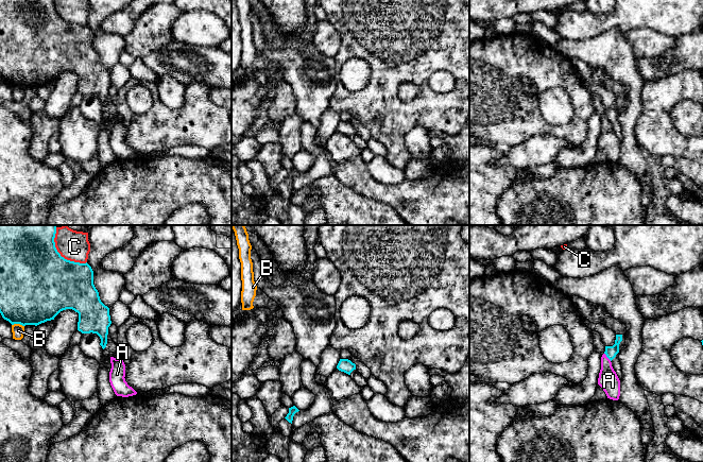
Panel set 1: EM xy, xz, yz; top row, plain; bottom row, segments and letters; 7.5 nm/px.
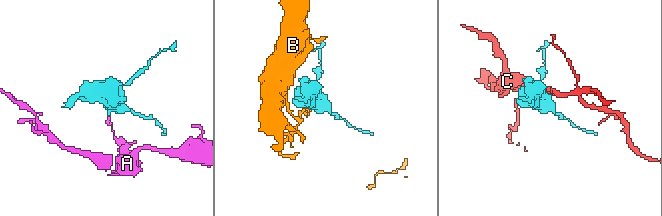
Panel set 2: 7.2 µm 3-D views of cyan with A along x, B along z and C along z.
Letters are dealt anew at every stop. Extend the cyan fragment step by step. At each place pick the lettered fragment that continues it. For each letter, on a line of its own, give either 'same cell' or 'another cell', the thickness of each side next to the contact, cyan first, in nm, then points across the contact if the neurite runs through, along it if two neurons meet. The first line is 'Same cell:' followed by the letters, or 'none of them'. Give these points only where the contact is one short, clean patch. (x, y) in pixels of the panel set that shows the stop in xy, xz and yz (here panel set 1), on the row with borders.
Same cell: none of them
A: another cell; calibres 90 and 150 nm; border yz (604, 353), (611, 360)
B: another cell; calibres 480 and 100 nm; border xy (12, 324), (21, 324), (23, 326)
C: another cell; calibres 500 and 220 nm

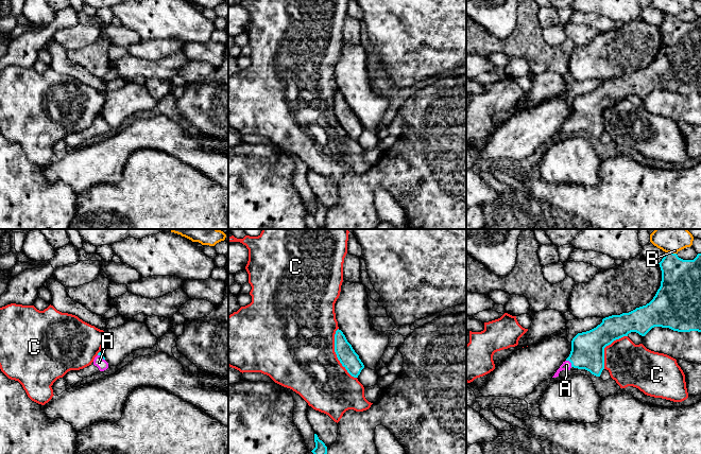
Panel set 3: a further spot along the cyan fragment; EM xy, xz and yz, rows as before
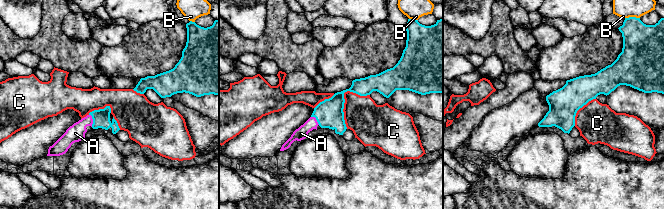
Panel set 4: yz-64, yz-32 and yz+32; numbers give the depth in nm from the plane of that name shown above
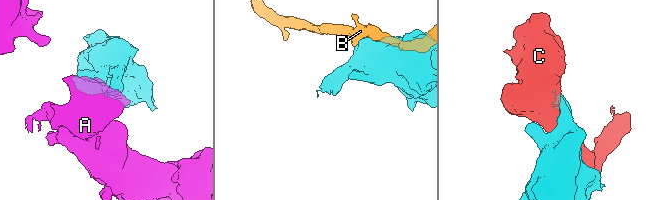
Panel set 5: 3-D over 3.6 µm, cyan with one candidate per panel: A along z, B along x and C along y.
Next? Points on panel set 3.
Same cell: A
A: same cell; calibres 260 and 70 nm; way yz (587, 348), (576, 360), (570, 362), (566, 365)
B: another cell; calibres 300 and 260 nm
C: another cell; calibres 140 and 480 nm

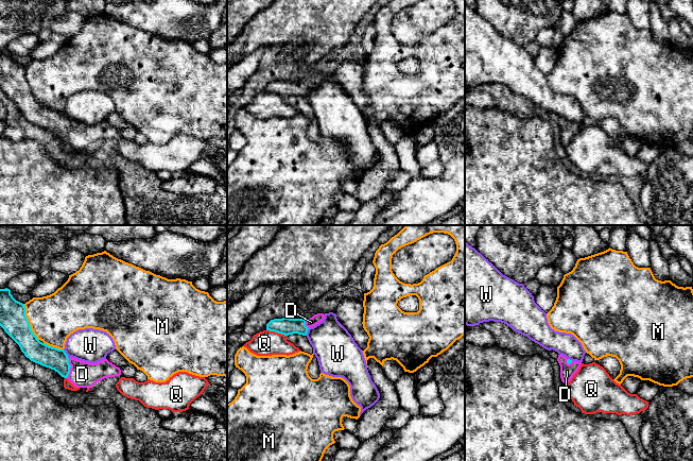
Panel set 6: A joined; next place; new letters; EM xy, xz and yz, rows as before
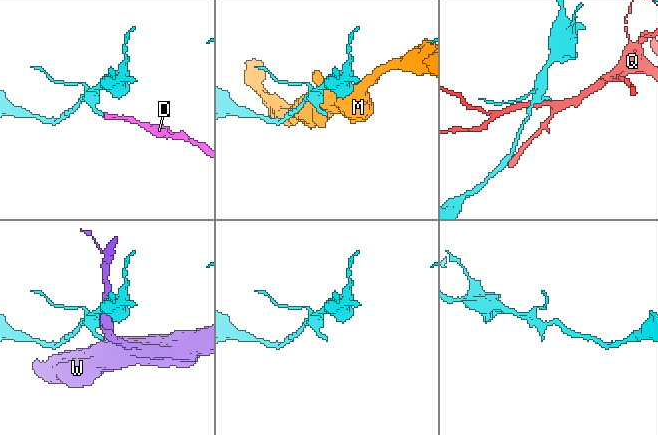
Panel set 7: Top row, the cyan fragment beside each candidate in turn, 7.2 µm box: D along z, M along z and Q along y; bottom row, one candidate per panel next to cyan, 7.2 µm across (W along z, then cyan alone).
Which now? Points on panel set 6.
Same cell: D
D: same cell; calibres 160 and 190 nm; way xy (53, 358), (64, 365), (70, 366), (82, 374)
M: another cell; calibres 200 and 360 nm
Q: another cell; calibres 130 and 190 nm
W: another cell; calibres 160 and 260 nm

